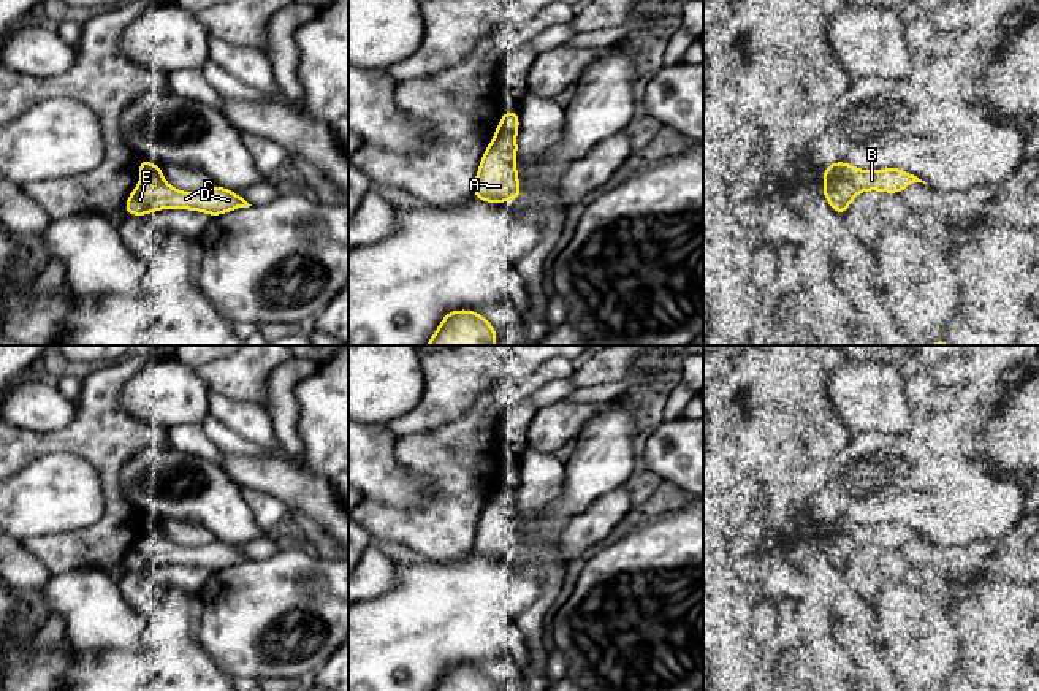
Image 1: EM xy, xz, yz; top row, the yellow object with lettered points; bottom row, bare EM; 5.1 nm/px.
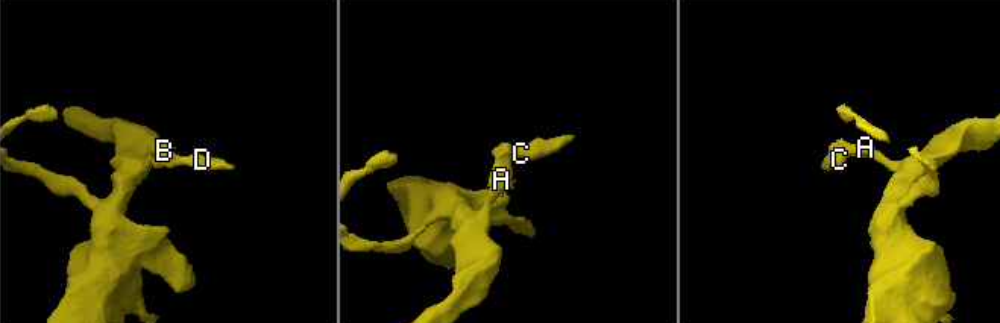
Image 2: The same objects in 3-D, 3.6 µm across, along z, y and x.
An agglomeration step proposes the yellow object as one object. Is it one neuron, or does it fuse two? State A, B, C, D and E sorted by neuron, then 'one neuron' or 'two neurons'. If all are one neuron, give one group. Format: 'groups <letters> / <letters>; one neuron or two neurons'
groups A B / C D E; two neurons

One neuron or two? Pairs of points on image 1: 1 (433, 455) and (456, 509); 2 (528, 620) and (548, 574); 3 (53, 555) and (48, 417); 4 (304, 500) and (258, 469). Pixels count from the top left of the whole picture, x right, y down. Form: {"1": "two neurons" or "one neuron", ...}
{"1": "one neuron", "2": "one neuron", "3": "two neurons", "4": "one neuron"}

